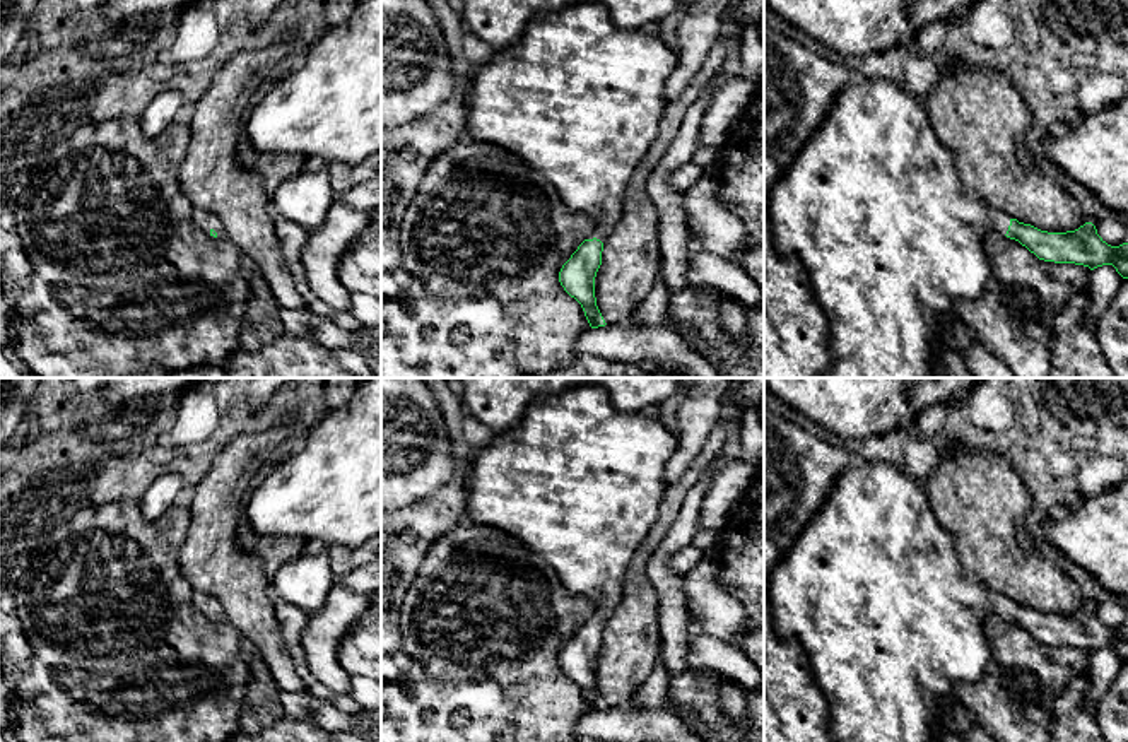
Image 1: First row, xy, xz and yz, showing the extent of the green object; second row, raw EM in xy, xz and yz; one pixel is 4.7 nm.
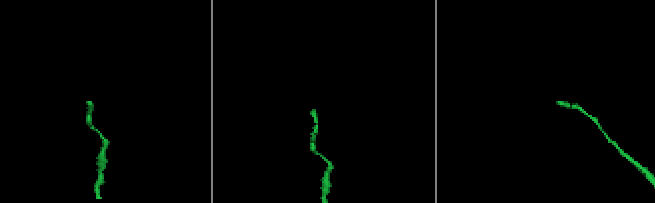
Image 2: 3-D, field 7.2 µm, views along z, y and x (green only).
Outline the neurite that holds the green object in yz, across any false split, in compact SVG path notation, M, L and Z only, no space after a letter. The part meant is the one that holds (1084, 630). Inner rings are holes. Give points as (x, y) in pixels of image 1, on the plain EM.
M853 456L825 503L774 566L767 592L778 634L800 643L825 698L831 742L933 742L940 733L942 701L954 699L959 682L979 680L993 658L984 634L984 621L993 614L1019 624L1039 643L1090 653L1113 648L1128 662L1128 626L1107 627L1092 605L1075 614L1048 615L993 595L978 576L967 574L955 539L938 521L921 484L897 458L872 463Z

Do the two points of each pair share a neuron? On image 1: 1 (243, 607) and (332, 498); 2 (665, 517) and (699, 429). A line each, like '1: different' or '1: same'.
1: different
2: different

